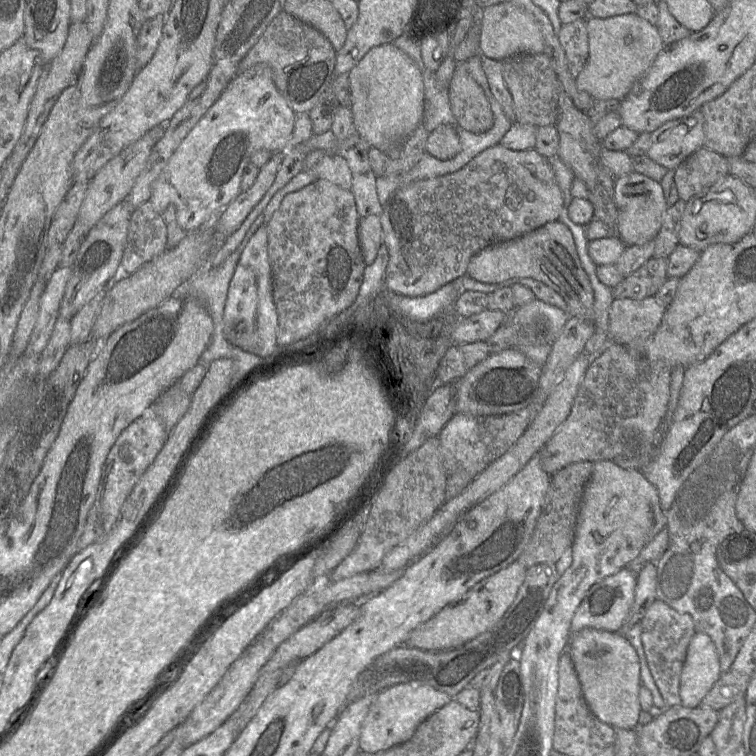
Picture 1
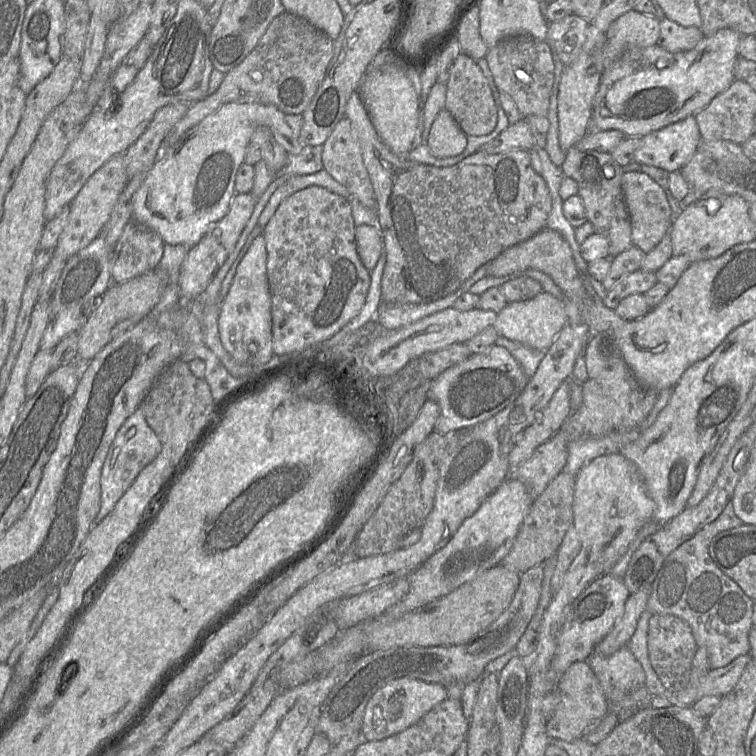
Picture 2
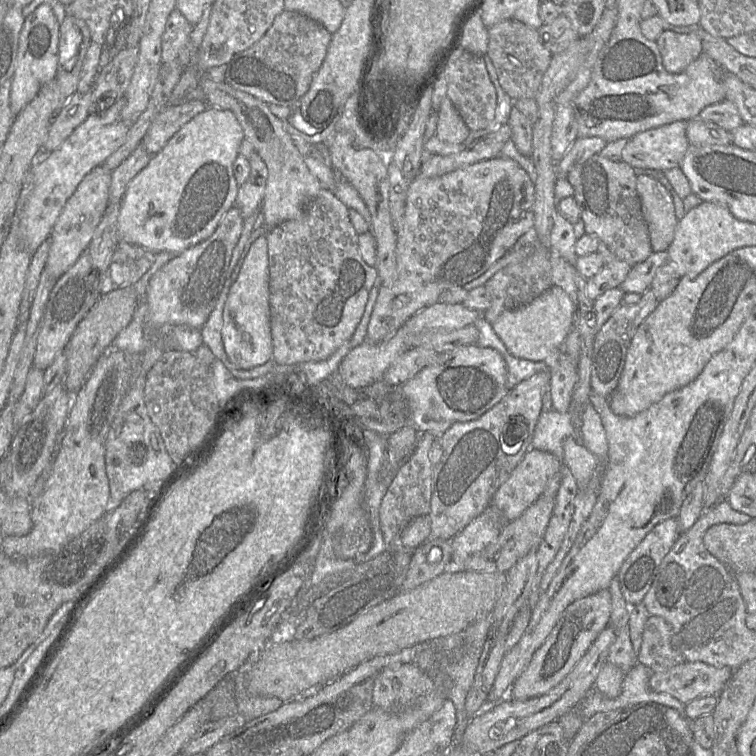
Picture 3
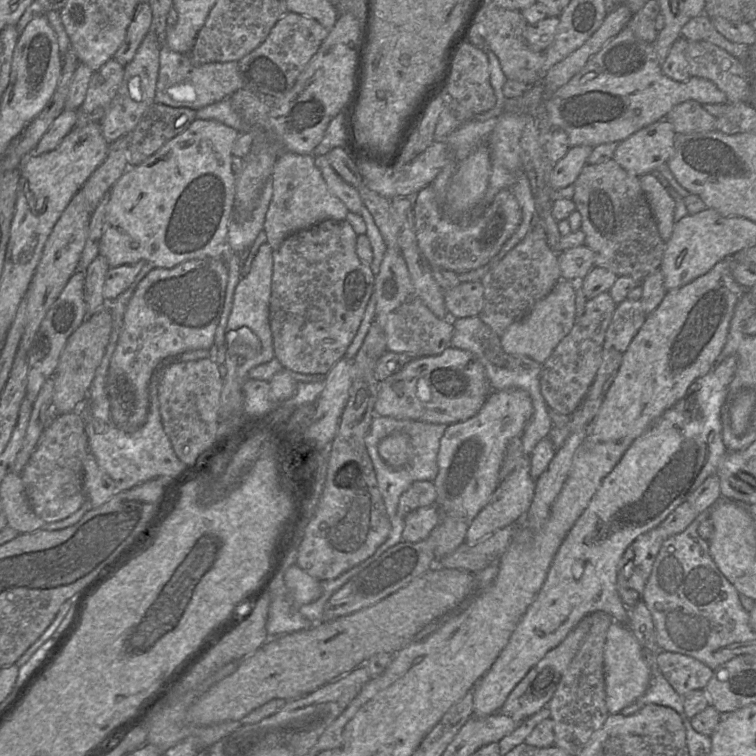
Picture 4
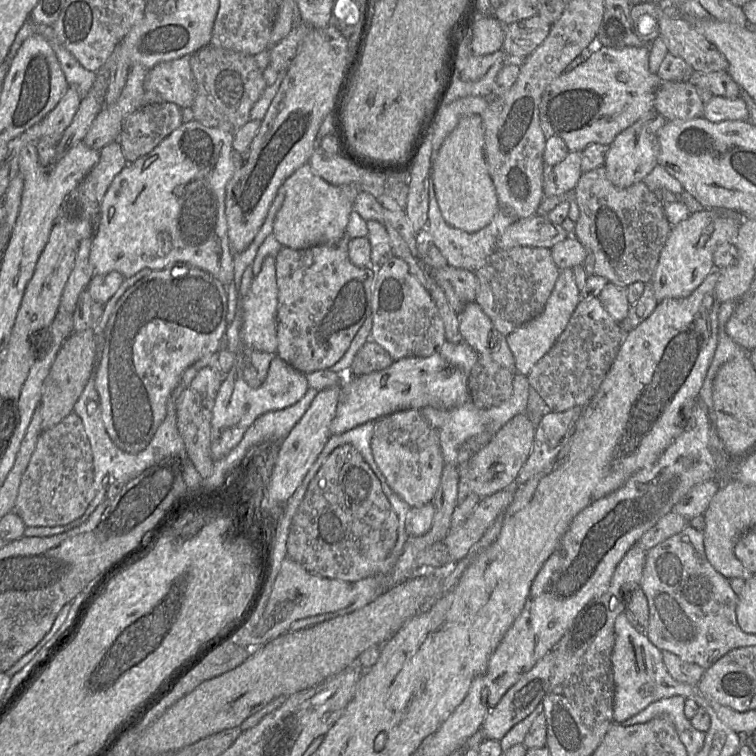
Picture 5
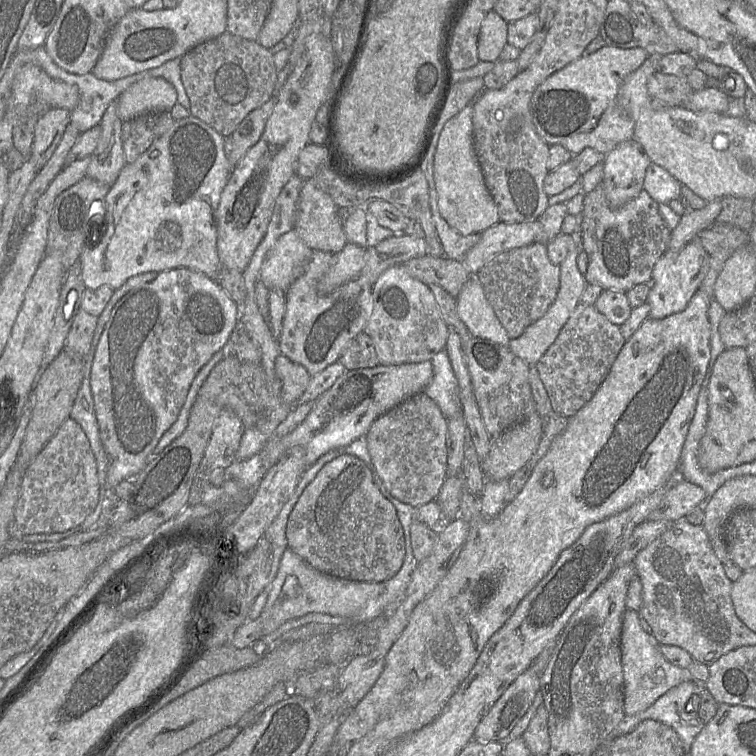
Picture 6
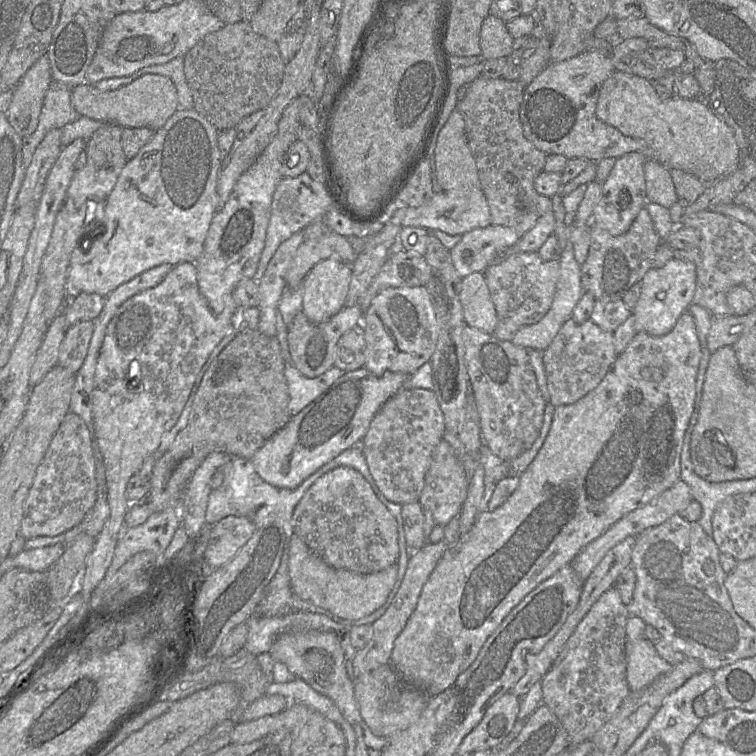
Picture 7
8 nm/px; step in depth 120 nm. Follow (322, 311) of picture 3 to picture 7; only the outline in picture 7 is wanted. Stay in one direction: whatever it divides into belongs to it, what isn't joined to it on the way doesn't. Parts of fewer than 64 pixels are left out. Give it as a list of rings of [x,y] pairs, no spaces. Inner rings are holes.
[[[360,306],[343,307],[328,321],[320,324],[311,323],[303,312],[295,315],[287,326],[288,347],[291,361],[296,369],[307,378],[316,378],[334,366],[336,346],[339,338],[349,329],[360,324],[364,316]]]

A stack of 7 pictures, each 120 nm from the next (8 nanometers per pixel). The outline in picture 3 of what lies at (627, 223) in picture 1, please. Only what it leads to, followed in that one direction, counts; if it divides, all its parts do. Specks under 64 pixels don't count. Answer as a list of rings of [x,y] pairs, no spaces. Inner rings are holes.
[[[647,175],[637,176],[636,189],[652,251],[665,252],[673,241],[678,224],[672,197],[660,182]]]

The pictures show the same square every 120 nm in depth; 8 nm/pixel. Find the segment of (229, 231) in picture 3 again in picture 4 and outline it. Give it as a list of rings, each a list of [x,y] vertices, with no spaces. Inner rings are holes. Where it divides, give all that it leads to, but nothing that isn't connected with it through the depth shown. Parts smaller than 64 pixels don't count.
[[[204,258],[188,260],[173,268],[154,268],[138,284],[125,309],[107,376],[110,412],[118,429],[130,433],[144,424],[150,378],[162,359],[213,345],[227,281],[228,267],[223,259]]]

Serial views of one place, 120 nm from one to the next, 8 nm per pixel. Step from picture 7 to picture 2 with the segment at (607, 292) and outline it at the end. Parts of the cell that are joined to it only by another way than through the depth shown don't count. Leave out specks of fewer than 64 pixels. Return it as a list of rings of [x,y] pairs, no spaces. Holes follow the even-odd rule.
[[[574,145],[565,152],[561,169],[564,176],[577,183],[577,195],[582,199],[587,219],[593,225],[595,233],[605,236],[609,241],[608,258],[614,258],[632,247],[631,222],[621,187],[624,168],[613,160],[610,153],[581,150]]]

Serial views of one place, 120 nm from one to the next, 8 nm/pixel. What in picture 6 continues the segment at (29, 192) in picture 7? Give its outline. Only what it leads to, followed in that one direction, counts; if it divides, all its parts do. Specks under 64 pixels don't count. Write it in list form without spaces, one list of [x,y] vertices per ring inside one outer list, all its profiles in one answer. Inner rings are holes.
[[[50,108],[39,117],[34,125],[32,152],[28,156],[38,170],[49,161],[61,141],[70,121],[71,111],[64,108]]]

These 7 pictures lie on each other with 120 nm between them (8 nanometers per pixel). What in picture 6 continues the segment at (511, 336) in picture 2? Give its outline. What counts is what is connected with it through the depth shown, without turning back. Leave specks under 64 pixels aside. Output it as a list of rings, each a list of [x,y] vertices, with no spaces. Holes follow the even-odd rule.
[[[579,216],[577,219],[576,229],[571,234],[571,236],[574,239],[573,248],[569,251],[564,261],[560,264],[560,285],[554,302],[550,305],[546,313],[540,319],[538,319],[533,324],[531,324],[529,327],[527,327],[525,331],[518,338],[510,339],[509,342],[508,347],[512,351],[512,353],[517,357],[519,357],[520,359],[522,359],[529,366],[536,365],[537,362],[544,355],[544,353],[548,350],[548,348],[554,343],[561,329],[564,327],[567,320],[578,306],[580,297],[582,296],[586,286],[588,285],[585,281],[585,276],[581,274],[581,272],[577,267],[577,257],[579,252],[582,250],[582,235],[581,235],[581,228],[579,224]]]

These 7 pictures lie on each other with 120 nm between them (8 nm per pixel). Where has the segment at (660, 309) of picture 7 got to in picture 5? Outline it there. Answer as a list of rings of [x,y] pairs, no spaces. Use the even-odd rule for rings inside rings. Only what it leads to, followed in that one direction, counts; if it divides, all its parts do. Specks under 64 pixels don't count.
[[[704,209],[690,213],[686,219],[672,226],[650,282],[658,303],[667,298],[689,296],[715,269],[713,254],[716,248],[727,242],[734,244],[741,223],[742,220],[739,218]]]

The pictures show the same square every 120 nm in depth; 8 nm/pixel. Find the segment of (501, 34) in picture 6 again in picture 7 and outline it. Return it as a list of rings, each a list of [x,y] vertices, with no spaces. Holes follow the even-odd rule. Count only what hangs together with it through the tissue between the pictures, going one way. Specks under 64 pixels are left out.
[[[488,15],[481,26],[481,55],[486,59],[507,58],[512,52],[514,38],[509,33],[506,22],[500,18]]]

